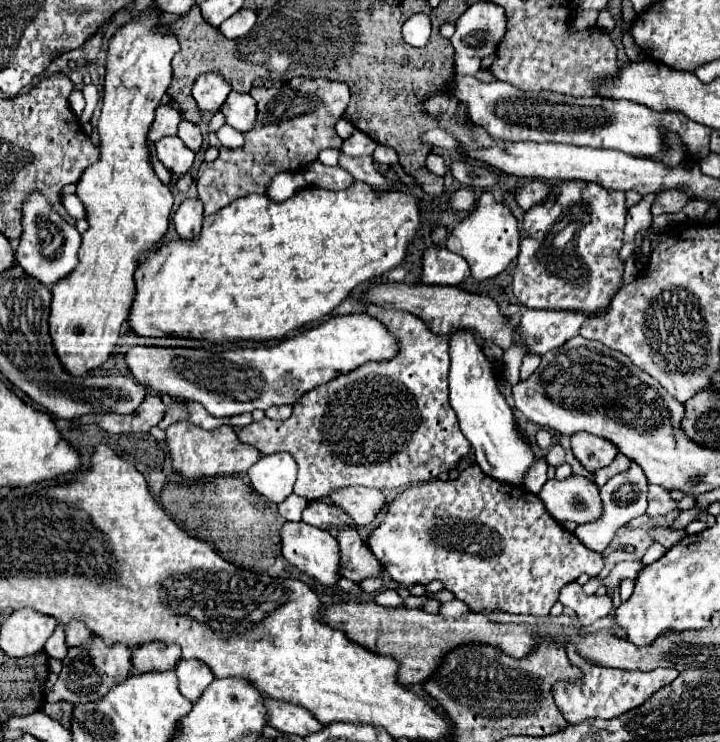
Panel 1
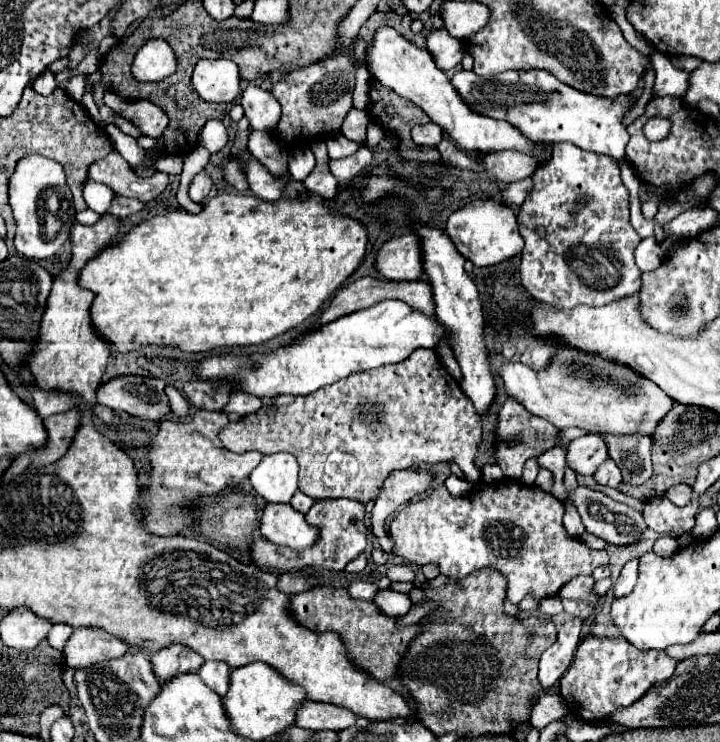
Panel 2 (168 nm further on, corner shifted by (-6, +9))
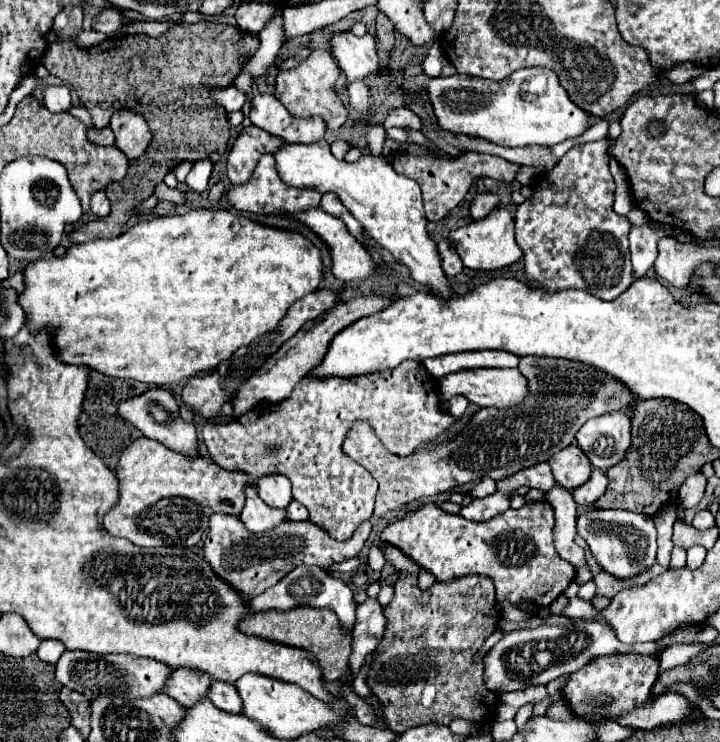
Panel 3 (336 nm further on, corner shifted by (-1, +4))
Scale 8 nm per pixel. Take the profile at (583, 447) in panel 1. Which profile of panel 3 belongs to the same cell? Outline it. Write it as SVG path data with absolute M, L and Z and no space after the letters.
M576 445L562 449L558 455L554 455L554 459L548 461L548 465L550 465L552 475L556 479L556 485L560 485L568 491L584 485L592 473L590 461Z

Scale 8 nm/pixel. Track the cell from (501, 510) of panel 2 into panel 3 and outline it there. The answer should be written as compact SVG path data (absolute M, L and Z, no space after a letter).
M546 501L508 509L504 515L484 523L466 521L460 515L450 515L436 505L426 503L414 515L388 525L380 533L380 539L398 547L422 569L434 573L438 581L486 575L496 587L498 605L532 601L538 607L548 607L566 591L576 575L576 569L556 553L552 529L554 509Z

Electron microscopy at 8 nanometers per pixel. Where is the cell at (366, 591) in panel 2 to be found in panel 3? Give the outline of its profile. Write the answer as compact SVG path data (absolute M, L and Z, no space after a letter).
M300 565L294 571L290 571L284 579L280 579L274 587L270 587L268 591L264 591L262 595L258 595L256 599L252 599L252 611L266 611L266 609L278 609L278 611L290 611L296 607L328 607L332 611L336 611L338 619L340 619L340 627L344 633L350 633L354 627L354 613L356 613L356 603L352 601L352 589L336 577L330 577L326 571L322 571L320 567L306 567Z

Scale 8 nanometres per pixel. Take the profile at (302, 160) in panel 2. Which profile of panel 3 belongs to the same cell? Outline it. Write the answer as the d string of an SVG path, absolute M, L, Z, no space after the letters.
M320 139L318 143L284 143L276 153L274 153L274 161L276 161L276 169L278 175L284 183L292 185L292 187L310 187L310 189L318 189L320 193L336 193L342 201L342 205L364 225L366 233L384 249L388 249L400 263L404 263L410 271L412 277L430 287L432 293L440 295L442 299L448 299L452 295L452 287L440 267L440 255L436 249L436 243L428 237L426 233L426 217L424 217L424 209L422 209L422 197L420 197L420 187L414 179L402 177L398 175L392 165L384 159L384 157L372 157L372 155L362 155L356 163L348 163L348 161L338 161L332 153L330 153L330 145L326 143L326 139Z

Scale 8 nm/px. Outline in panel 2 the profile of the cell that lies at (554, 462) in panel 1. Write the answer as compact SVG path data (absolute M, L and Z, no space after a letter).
M563 448L545 450L545 452L539 456L539 466L551 470L553 476L555 476L555 484L553 484L551 494L555 494L559 500L565 498L565 496L563 496L563 494L565 494L565 486L563 486L563 470L565 470L565 464L567 464L567 454L565 454Z

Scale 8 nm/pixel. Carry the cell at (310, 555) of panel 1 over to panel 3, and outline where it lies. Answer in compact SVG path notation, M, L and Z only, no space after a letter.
M254 483L246 485L244 495L246 495L246 503L244 503L244 509L240 513L240 519L248 531L252 531L252 533L270 531L270 527L274 529L276 525L280 525L286 519L284 509L272 509L258 497Z

